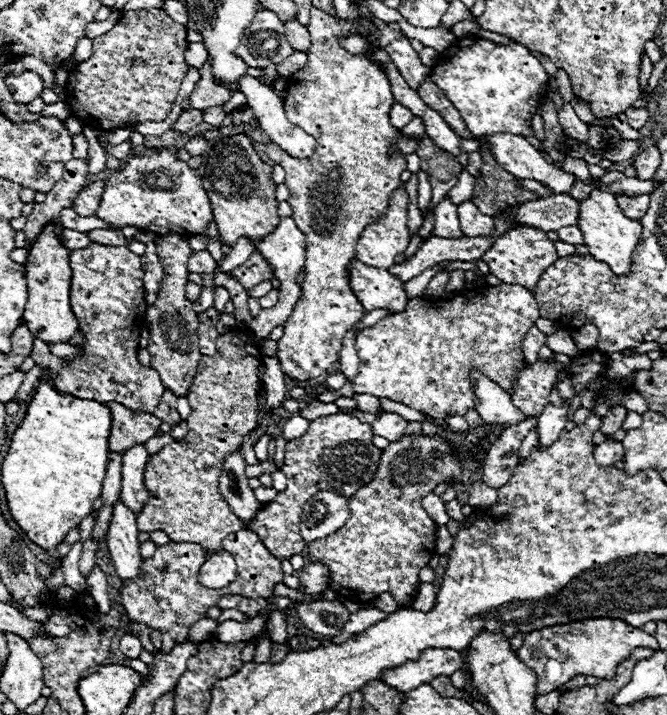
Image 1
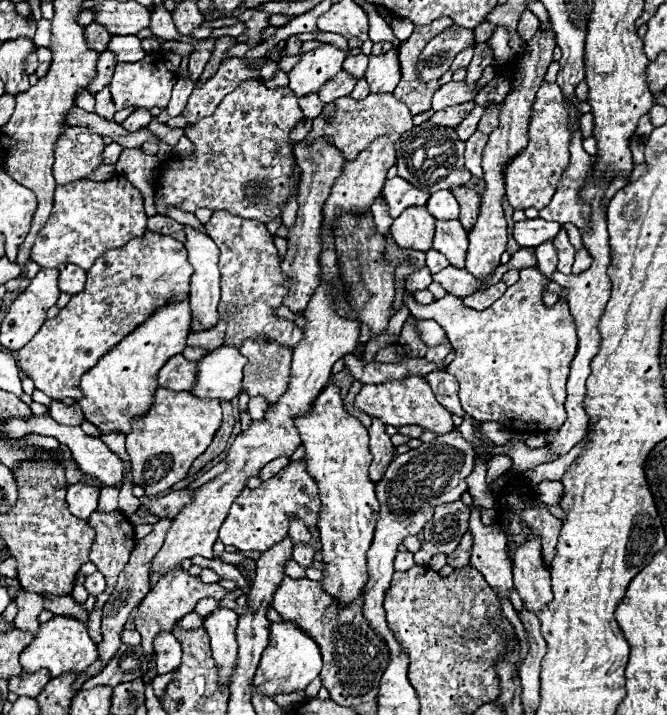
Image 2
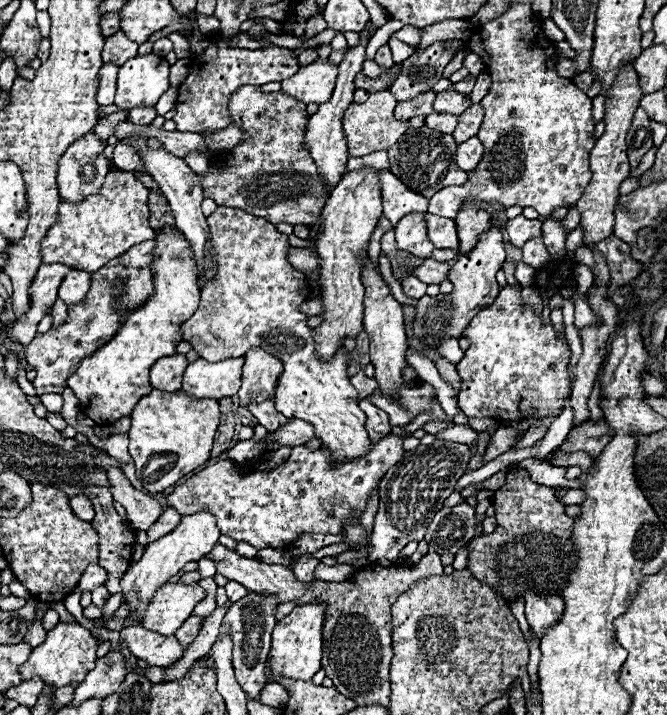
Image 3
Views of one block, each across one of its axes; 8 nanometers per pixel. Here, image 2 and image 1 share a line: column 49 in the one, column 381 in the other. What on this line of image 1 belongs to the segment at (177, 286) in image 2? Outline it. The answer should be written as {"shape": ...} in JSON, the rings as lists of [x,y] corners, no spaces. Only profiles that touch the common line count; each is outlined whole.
{"shape":[[[498,284],[498,286],[486,286],[486,288],[474,288],[474,290],[464,290],[460,292],[458,296],[450,298],[444,302],[444,306],[438,302],[438,300],[432,300],[432,298],[414,298],[408,302],[406,310],[402,314],[394,314],[394,316],[386,316],[382,320],[378,320],[372,328],[364,330],[358,334],[356,338],[356,352],[358,352],[358,358],[360,358],[360,368],[358,368],[358,376],[352,380],[352,382],[346,382],[342,388],[338,390],[324,390],[320,396],[318,396],[318,402],[322,404],[330,404],[330,402],[336,402],[338,398],[352,398],[356,394],[372,394],[372,396],[386,396],[394,402],[402,402],[418,412],[426,412],[430,414],[432,418],[446,418],[446,412],[452,410],[452,412],[458,412],[458,414],[464,414],[468,408],[474,408],[474,392],[472,392],[472,386],[468,382],[468,372],[470,368],[478,368],[482,374],[486,374],[488,378],[492,378],[496,384],[500,384],[506,392],[512,390],[512,382],[514,382],[514,376],[516,376],[516,368],[522,366],[522,360],[524,360],[524,354],[522,354],[522,338],[524,334],[528,332],[528,328],[534,326],[534,322],[540,318],[538,314],[538,306],[536,306],[536,300],[534,296],[524,288],[524,286],[512,286],[512,284]]]}

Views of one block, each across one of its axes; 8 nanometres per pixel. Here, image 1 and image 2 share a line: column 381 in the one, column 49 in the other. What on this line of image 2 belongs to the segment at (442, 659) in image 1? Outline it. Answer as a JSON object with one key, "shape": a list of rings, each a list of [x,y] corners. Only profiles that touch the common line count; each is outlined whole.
{"shape":[[[38,670],[34,674],[22,672],[20,676],[14,676],[14,678],[8,680],[8,690],[18,694],[18,696],[36,698],[40,694],[40,690],[48,684],[48,680],[50,680],[48,670]]]}

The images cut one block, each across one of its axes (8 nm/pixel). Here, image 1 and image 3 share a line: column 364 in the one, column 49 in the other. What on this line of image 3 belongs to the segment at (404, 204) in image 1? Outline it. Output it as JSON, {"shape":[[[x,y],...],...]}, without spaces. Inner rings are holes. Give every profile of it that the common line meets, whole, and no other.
{"shape":[[[114,170],[106,176],[104,186],[82,202],[66,202],[60,200],[60,222],[52,226],[50,238],[48,234],[42,238],[42,262],[44,264],[66,264],[76,270],[96,272],[106,262],[116,258],[116,254],[124,254],[136,242],[152,240],[156,234],[148,224],[148,188],[142,186],[130,172]],[[76,244],[76,248],[72,248]],[[68,250],[68,252],[66,252]]]}

